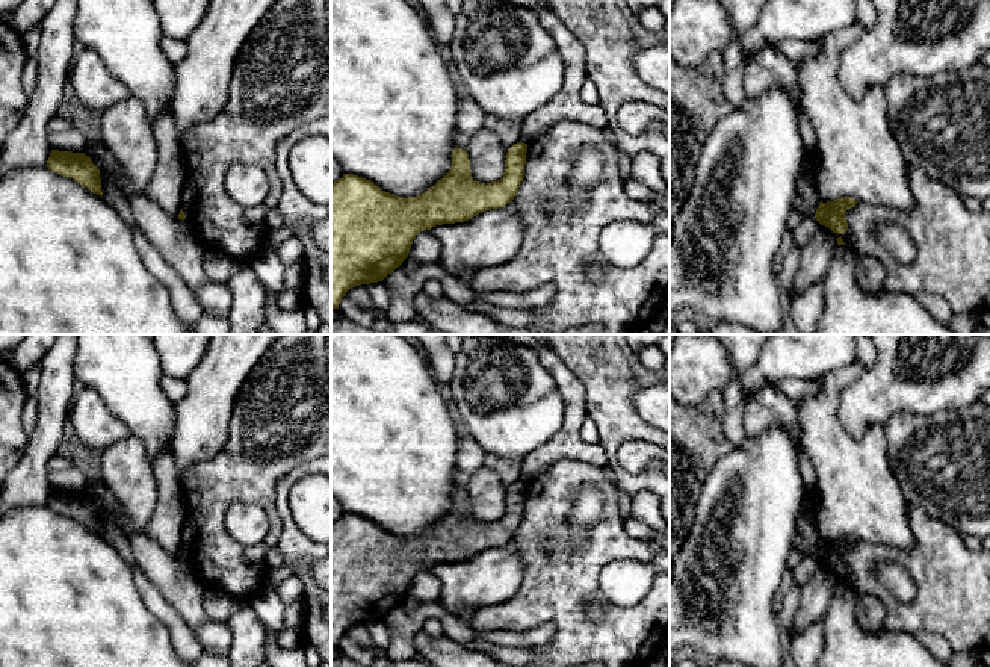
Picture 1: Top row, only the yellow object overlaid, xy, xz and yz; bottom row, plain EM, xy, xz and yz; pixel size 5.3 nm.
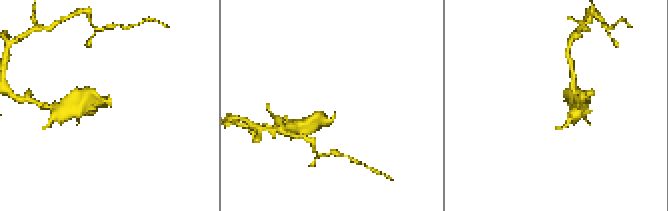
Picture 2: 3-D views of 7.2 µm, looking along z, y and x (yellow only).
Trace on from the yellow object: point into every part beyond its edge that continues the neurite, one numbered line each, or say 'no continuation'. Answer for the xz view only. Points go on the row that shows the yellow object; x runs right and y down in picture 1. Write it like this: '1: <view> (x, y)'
no continuation

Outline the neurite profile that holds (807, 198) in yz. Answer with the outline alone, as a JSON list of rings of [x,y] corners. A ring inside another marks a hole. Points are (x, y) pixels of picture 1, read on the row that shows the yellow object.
[[[806,172],[798,174],[794,210],[801,212],[804,218],[815,218],[821,197],[816,186],[806,178]]]

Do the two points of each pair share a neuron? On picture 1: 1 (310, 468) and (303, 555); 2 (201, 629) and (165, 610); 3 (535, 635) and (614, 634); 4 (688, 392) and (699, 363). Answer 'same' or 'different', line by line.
1: same
2: different
3: different
4: same

